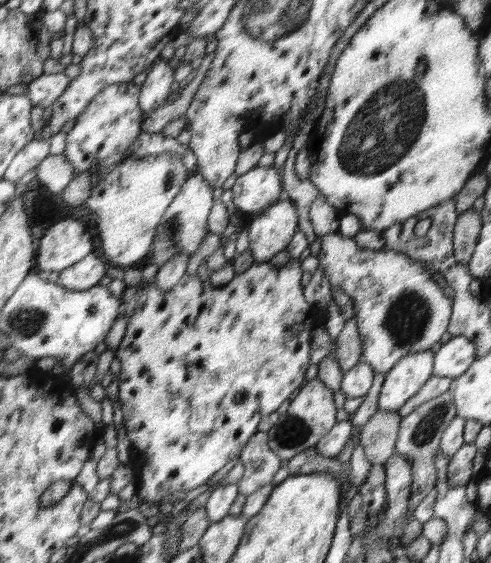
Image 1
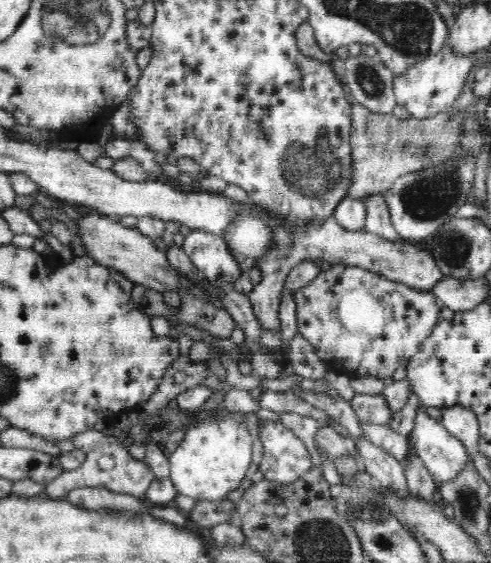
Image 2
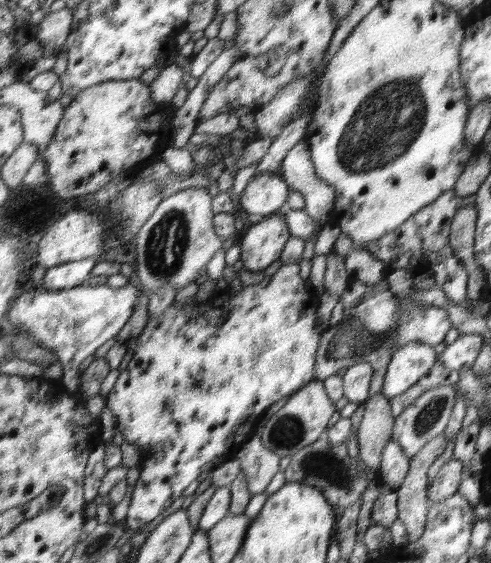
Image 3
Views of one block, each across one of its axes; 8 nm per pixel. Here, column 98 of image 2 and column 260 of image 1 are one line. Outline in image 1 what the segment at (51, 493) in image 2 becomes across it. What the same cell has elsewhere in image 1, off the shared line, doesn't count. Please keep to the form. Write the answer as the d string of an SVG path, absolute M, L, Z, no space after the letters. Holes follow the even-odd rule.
M258 432L254 440L250 440L250 448L242 452L241 461L244 464L244 474L237 483L239 494L248 496L270 484L273 476L280 470L281 458L268 447L267 433Z

